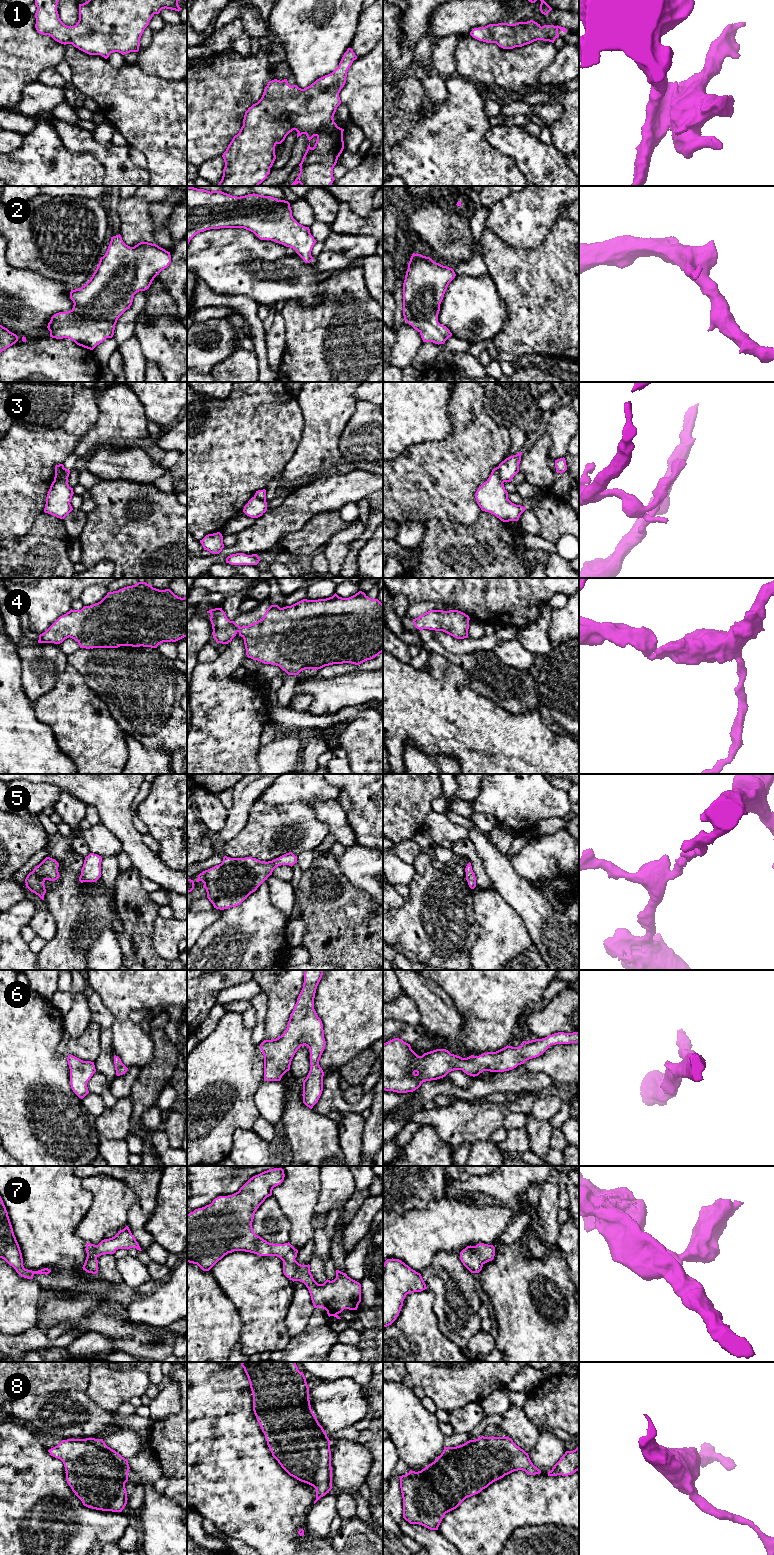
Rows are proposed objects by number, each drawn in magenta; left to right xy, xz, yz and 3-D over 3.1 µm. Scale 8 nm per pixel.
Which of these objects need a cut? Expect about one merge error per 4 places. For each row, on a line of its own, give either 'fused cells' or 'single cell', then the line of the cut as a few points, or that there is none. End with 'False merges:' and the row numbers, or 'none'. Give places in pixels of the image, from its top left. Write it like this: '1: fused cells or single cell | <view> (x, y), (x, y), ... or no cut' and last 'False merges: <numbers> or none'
1: single cell | no cut
2: single cell | no cut
3: fused cells | xy (64, 468), (61, 476), (54, 480)
4: single cell | no cut
5: single cell | no cut
6: single cell | no cut
7: single cell | no cut
8: single cell | no cut
False merges: 3

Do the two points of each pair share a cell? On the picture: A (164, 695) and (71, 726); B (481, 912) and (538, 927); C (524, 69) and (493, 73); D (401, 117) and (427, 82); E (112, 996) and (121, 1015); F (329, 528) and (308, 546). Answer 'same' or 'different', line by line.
A: different
B: different
C: same
D: different
E: same
F: same

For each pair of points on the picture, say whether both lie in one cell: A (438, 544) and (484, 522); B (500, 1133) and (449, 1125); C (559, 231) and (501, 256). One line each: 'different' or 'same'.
A: same
B: different
C: same

